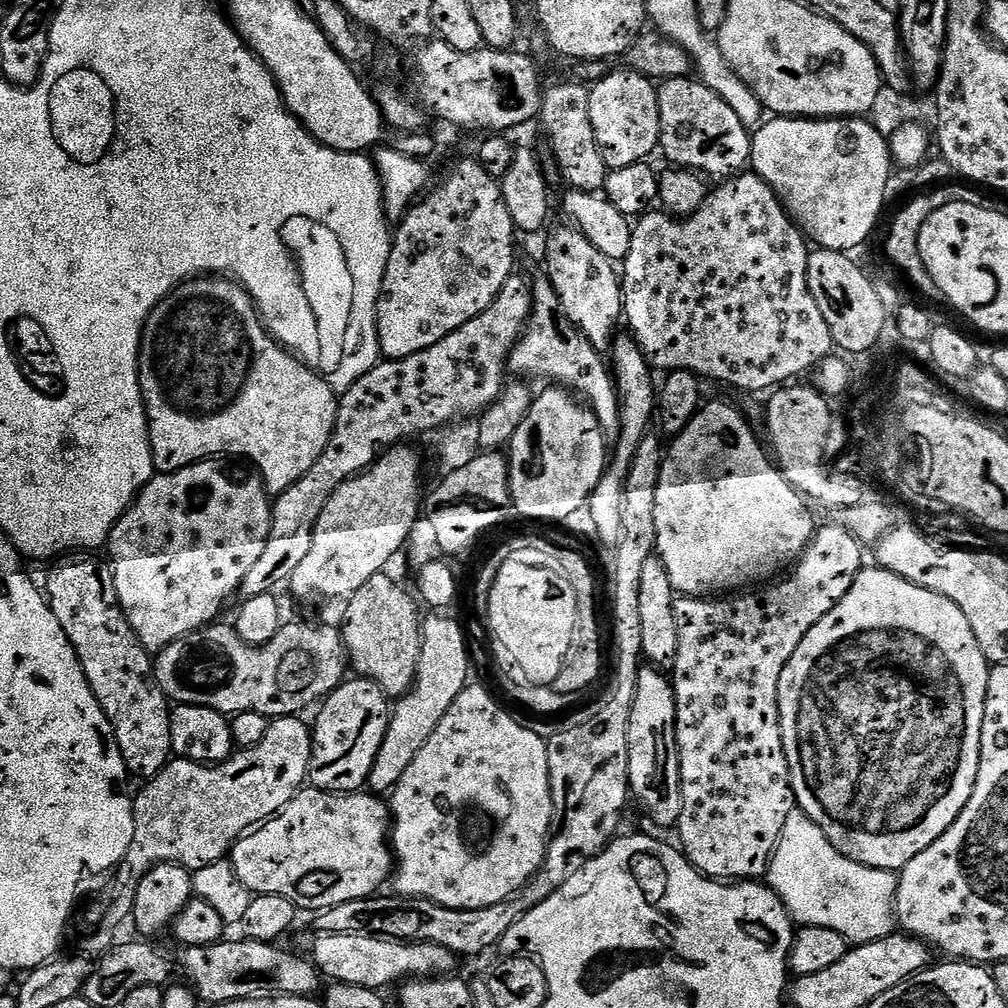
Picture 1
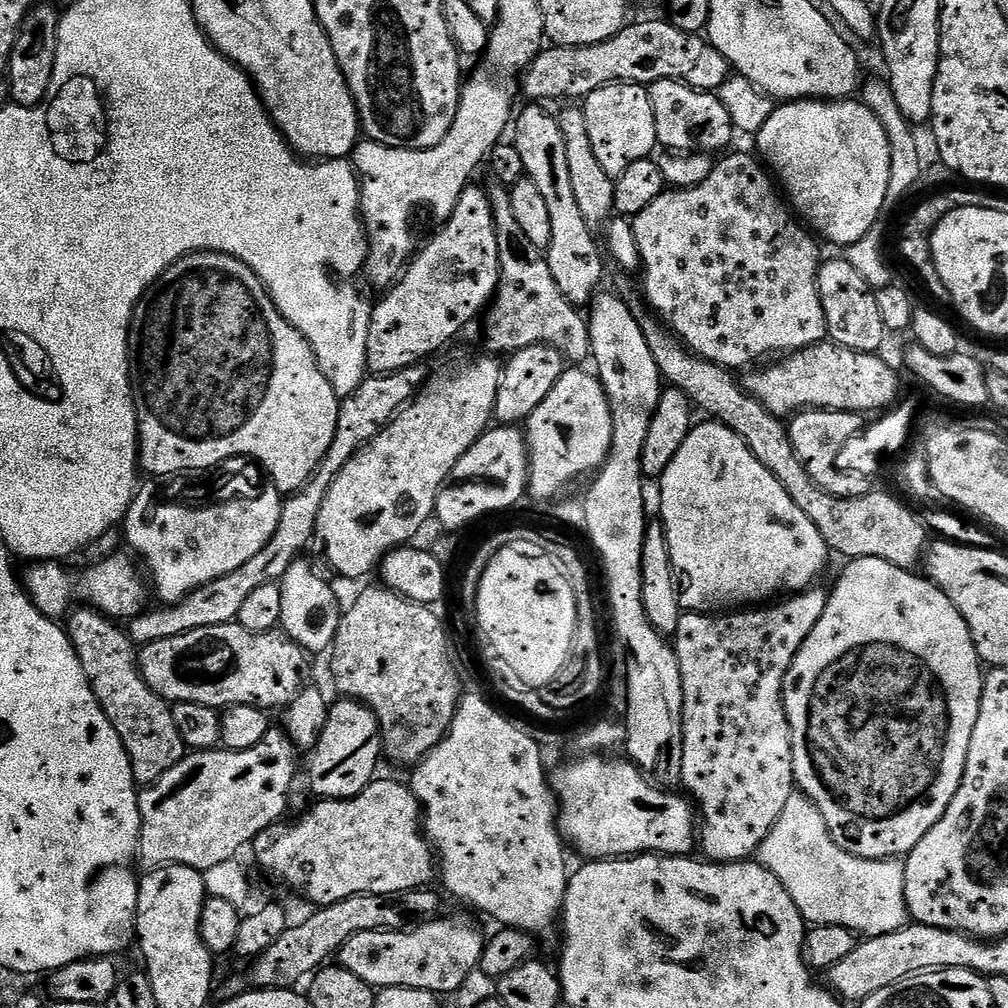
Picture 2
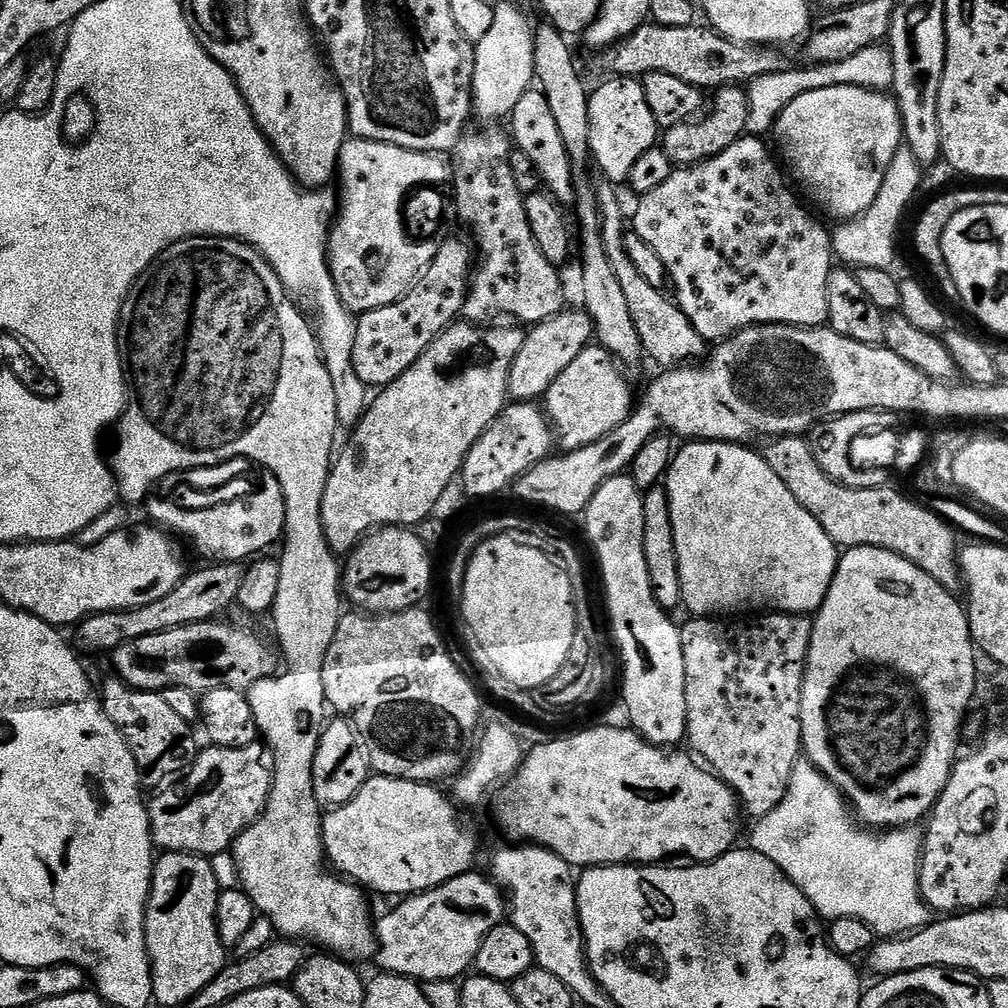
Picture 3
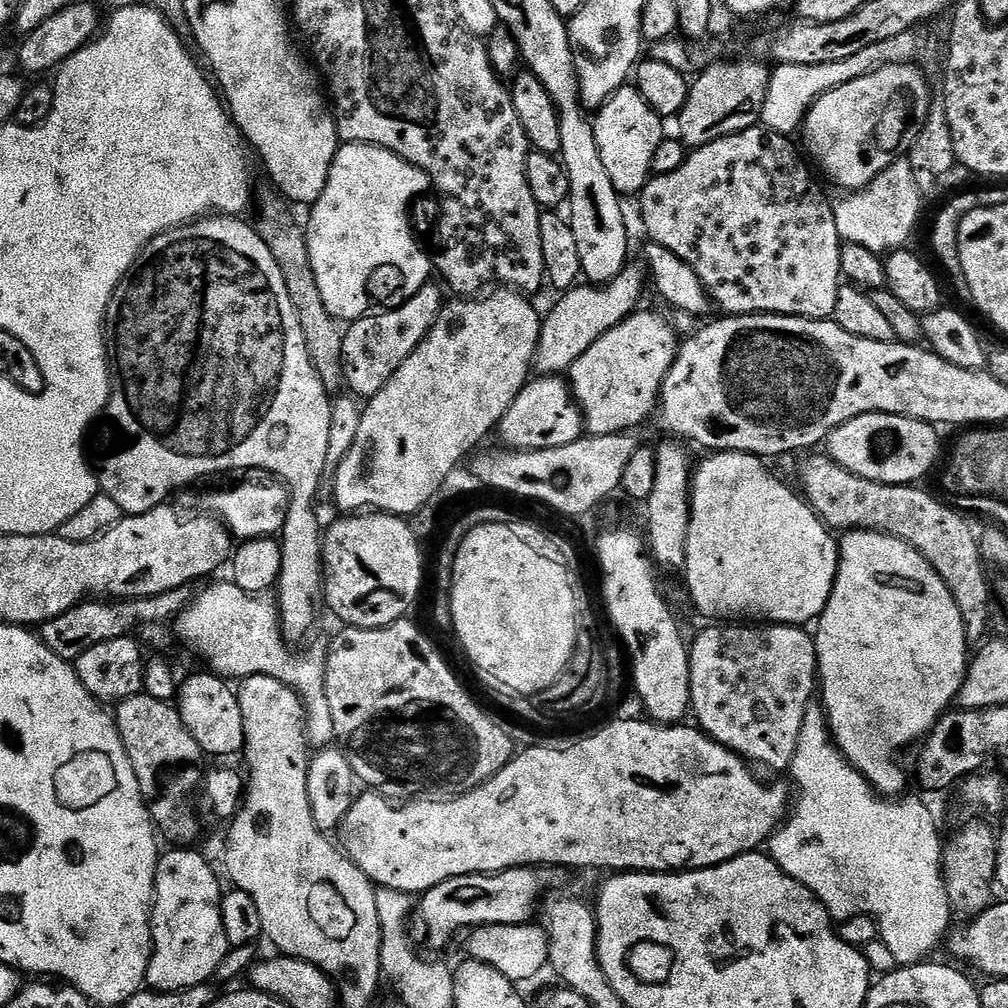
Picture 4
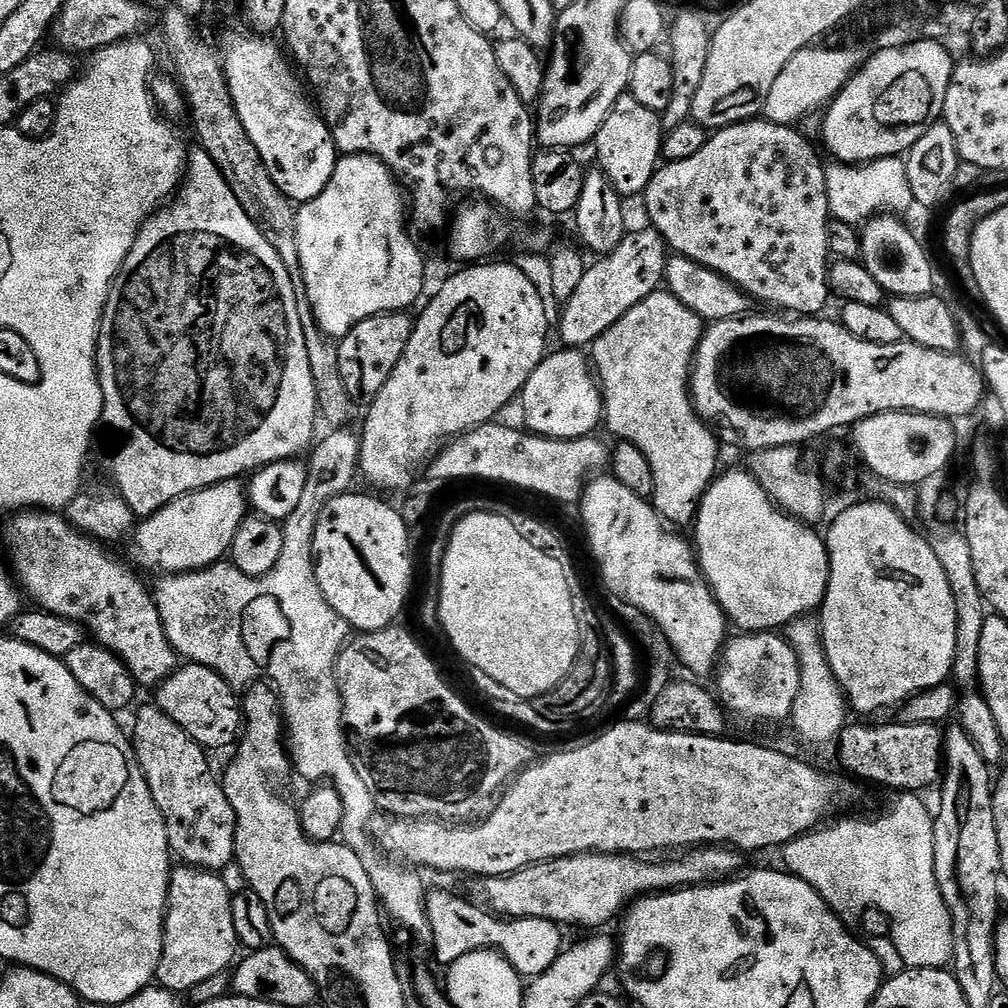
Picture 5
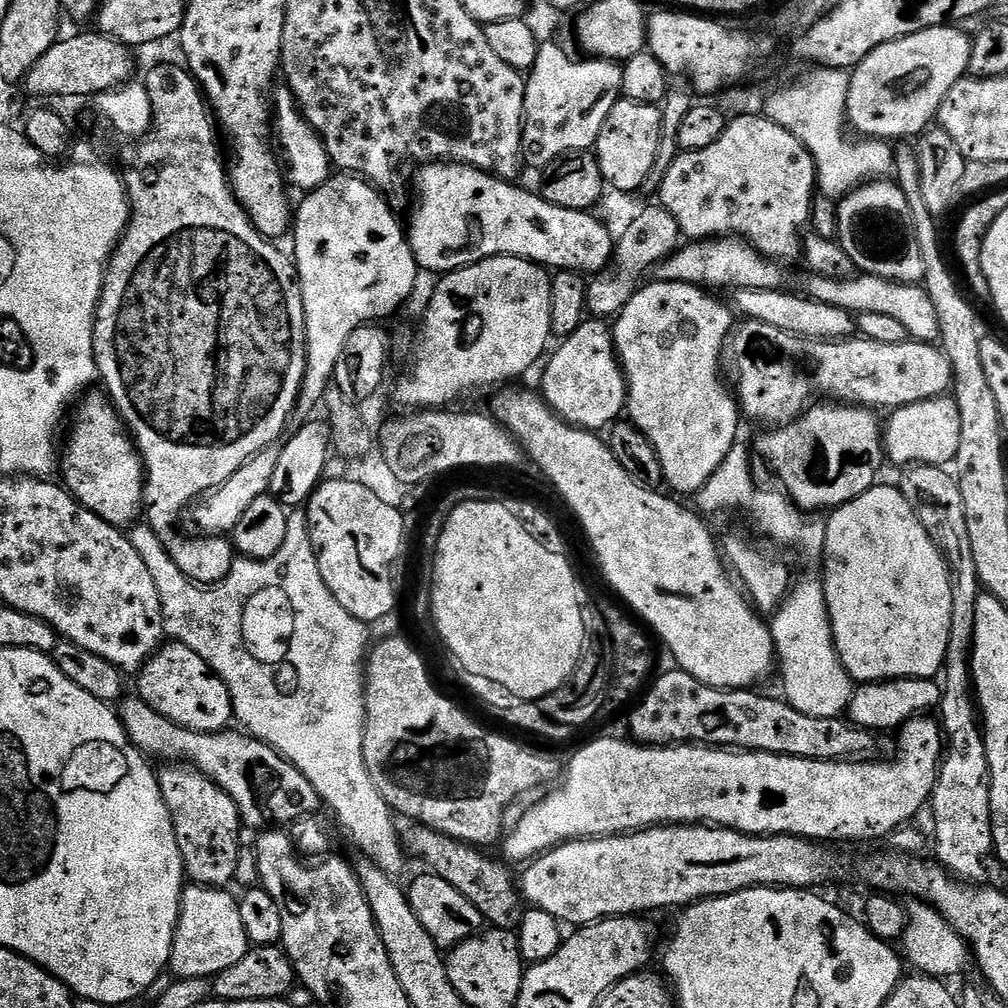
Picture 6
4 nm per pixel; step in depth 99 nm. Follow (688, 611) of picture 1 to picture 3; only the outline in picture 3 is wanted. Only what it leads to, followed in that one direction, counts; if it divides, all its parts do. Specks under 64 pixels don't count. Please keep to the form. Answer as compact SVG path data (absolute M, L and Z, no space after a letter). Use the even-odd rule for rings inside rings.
M786 612L760 614L743 622L688 618L680 628L680 637L682 658L686 658L687 747L735 792L747 815L749 812L752 818L759 818L770 814L782 802L790 774L802 756L802 682L812 641L812 620L804 614Z

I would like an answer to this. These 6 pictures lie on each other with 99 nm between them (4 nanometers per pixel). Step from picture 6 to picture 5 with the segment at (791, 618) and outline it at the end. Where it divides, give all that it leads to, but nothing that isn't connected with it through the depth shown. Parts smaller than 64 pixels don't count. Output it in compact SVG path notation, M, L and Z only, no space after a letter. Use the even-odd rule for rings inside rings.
M816 618L792 620L786 625L786 635L798 654L798 666L802 670L802 686L798 690L798 698L794 698L791 727L796 727L801 742L812 748L820 748L823 744L835 745L845 724L849 723L850 705L838 678L834 678L834 670L830 670L820 621Z

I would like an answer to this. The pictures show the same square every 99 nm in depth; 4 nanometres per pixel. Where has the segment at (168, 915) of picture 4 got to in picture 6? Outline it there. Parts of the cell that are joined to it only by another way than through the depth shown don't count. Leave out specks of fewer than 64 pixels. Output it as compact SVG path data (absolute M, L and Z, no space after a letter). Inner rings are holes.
M189 883L184 889L182 898L180 899L180 917L178 918L178 926L176 927L176 933L174 934L174 942L172 943L172 953L168 959L168 968L173 977L185 980L186 978L214 978L222 970L230 970L230 966L238 966L238 961L241 958L246 958L246 954L249 950L248 935L246 934L246 926L242 923L242 910L240 909L239 899L234 895L231 896L231 891L222 888L207 888L201 884Z

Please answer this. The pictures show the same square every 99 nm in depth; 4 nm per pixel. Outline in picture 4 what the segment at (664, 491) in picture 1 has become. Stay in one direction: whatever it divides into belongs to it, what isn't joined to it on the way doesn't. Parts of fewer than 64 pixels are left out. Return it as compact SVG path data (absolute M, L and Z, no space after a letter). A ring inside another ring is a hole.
M717 452L707 458L709 460L704 460L701 464L697 463L692 473L690 485L692 517L690 518L690 530L686 542L686 562L682 569L682 576L688 579L688 592L692 595L693 606L708 619L705 620L708 622L767 622L770 624L808 626L819 621L836 581L836 568L840 565L840 549L837 537L833 535L828 525L813 512L807 502L801 499L797 493L796 497L764 465L767 463L761 457L751 456L748 452Z

